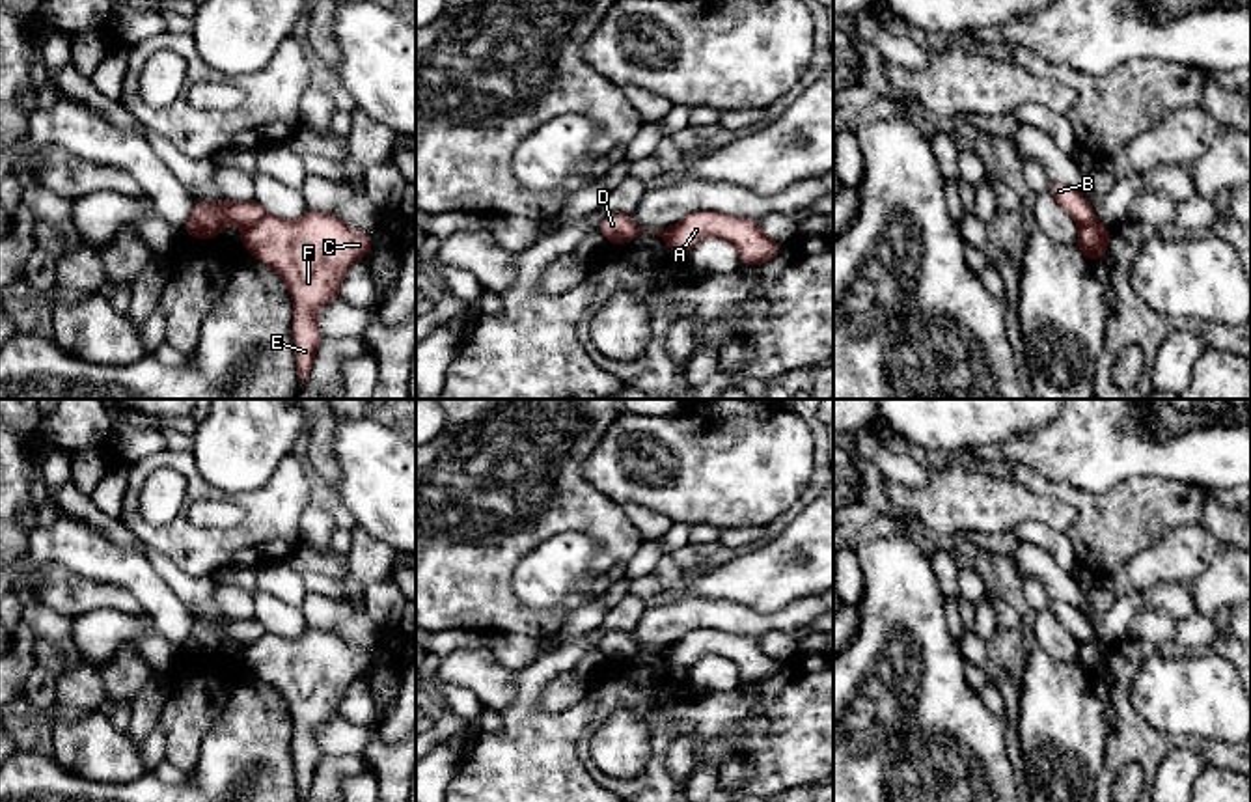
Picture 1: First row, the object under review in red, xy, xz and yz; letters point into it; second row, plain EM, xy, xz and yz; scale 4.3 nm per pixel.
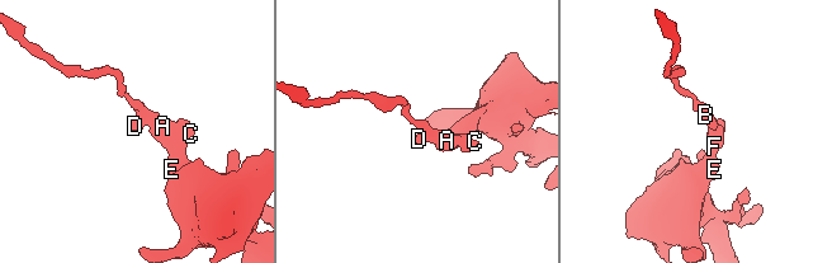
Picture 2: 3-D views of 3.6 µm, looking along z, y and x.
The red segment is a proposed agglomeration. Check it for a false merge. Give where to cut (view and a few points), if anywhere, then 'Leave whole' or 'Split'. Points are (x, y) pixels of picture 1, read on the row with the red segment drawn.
Split along xy (265, 213), (243, 230). Split

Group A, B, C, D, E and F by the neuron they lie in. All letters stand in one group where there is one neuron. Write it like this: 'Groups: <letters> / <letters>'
Groups: A C E F / B D

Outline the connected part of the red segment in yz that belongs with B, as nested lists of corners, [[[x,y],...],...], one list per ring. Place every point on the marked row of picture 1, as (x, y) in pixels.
[[[1052,181],[1048,192],[1078,224],[1089,224],[1094,220],[1094,207],[1079,190],[1059,181]]]

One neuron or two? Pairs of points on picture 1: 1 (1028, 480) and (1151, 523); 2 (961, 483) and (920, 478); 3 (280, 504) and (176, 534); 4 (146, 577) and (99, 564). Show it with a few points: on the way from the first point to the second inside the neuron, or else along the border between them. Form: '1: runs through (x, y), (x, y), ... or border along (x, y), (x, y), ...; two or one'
1: runs through (1058, 491), (1080, 498), (1106, 521), (1121, 521); one
2: border along (929, 470), (929, 482), (920, 487), (886, 480); two
3: runs through (254, 530), (243, 541), (202, 541); one
4: runs through (135, 573), (110, 564); one

